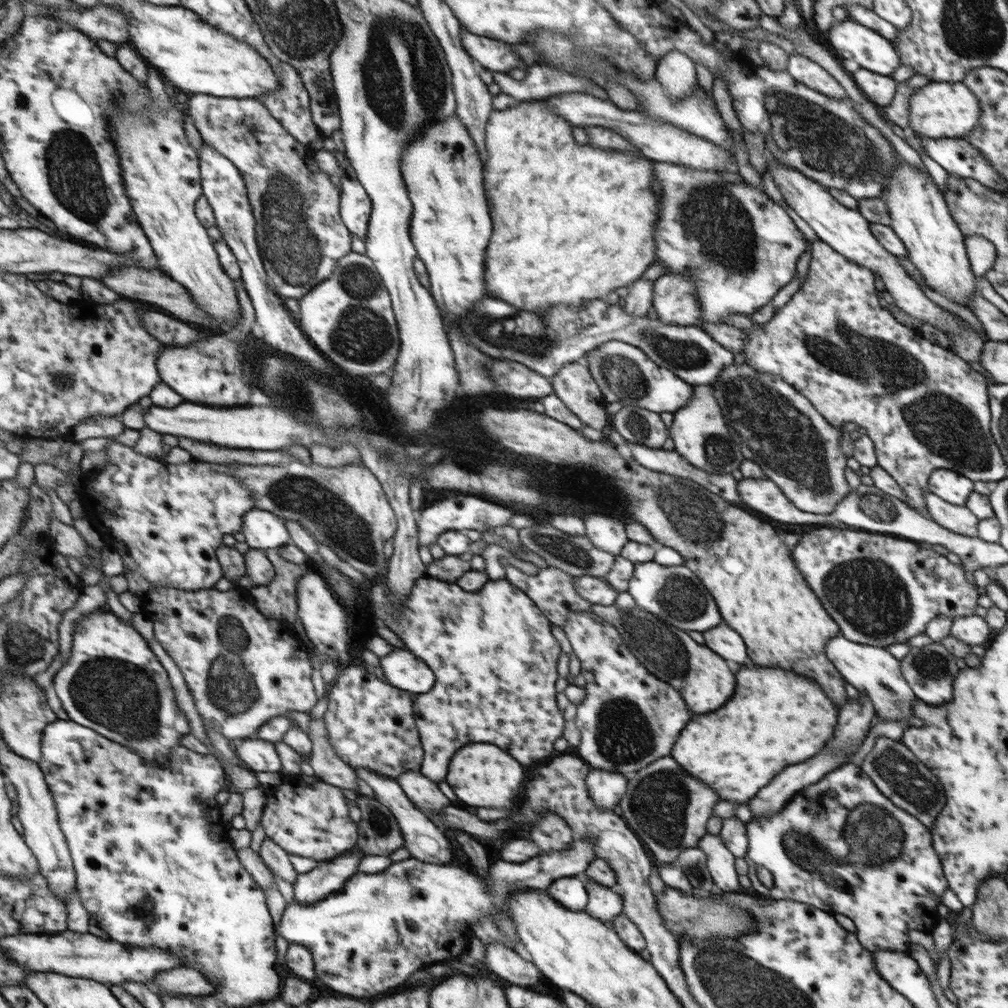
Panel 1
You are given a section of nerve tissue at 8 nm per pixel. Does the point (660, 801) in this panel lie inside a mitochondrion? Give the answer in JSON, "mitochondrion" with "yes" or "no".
{"mitochondrion":"yes"}

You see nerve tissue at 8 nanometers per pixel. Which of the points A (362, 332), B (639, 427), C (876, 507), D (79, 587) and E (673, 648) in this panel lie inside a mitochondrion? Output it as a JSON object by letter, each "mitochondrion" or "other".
{"A":"mitochondrion","B":"mitochondrion","C":"mitochondrion","D":"other","E":"mitochondrion"}

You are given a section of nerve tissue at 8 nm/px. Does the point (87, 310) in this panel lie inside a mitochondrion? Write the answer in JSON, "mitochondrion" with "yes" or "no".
{"mitochondrion":"no"}

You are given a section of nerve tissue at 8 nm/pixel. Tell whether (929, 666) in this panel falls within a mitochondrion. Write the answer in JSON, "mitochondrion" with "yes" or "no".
{"mitochondrion":"yes"}

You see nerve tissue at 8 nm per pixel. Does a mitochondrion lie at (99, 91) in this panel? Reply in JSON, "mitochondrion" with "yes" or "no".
{"mitochondrion":"no"}

